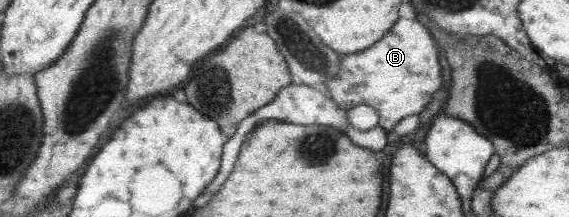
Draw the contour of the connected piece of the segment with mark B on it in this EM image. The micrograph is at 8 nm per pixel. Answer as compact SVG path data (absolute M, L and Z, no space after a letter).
M400 18L379 44L351 56L343 56L341 78L332 78L325 86L343 110L367 104L380 114L381 128L395 130L405 116L427 110L435 92L443 86L443 66L436 41L421 21Z

